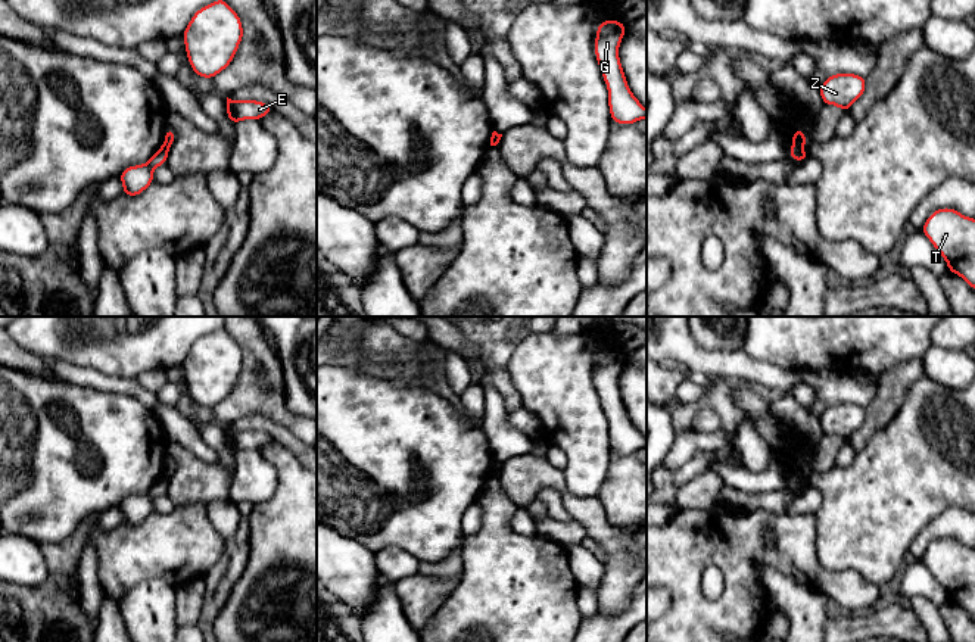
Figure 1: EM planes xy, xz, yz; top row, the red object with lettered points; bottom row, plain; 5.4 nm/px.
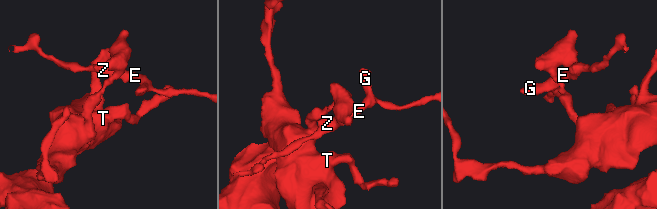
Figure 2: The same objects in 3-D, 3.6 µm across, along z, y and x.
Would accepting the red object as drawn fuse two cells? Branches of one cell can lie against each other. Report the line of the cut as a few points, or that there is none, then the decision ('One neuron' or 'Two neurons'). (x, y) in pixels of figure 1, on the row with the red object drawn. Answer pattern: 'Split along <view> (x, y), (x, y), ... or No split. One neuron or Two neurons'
Split along yz (793, 143), (803, 147). Two neurons

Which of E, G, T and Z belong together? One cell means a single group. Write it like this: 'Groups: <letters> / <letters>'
Groups: E G Z / T

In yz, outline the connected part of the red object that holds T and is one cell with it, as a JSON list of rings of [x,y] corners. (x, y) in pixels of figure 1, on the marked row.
[[[941,208],[928,216],[921,231],[946,259],[948,271],[975,290],[975,219]]]

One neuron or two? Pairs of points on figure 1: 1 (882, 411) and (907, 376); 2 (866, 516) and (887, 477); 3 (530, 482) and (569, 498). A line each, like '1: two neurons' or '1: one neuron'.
1: one neuron
2: one neuron
3: one neuron

